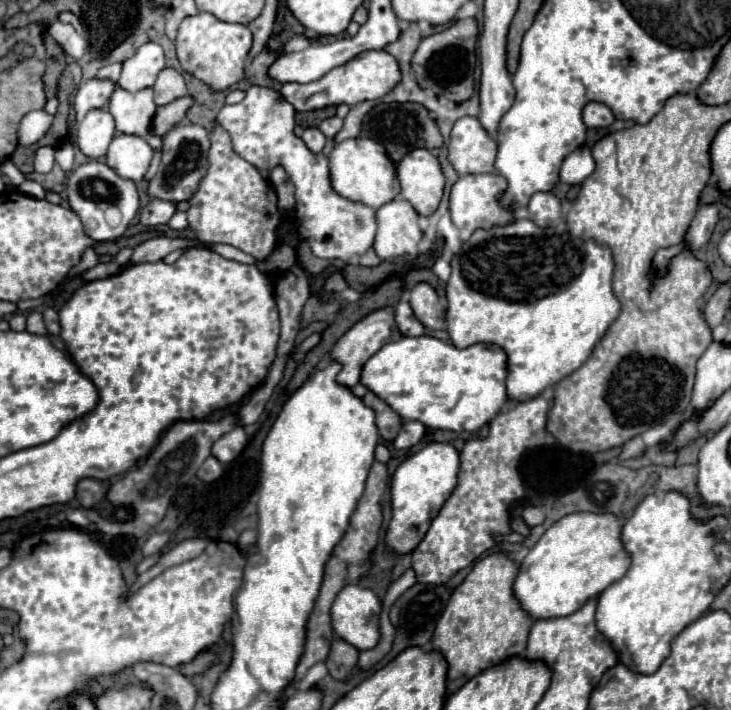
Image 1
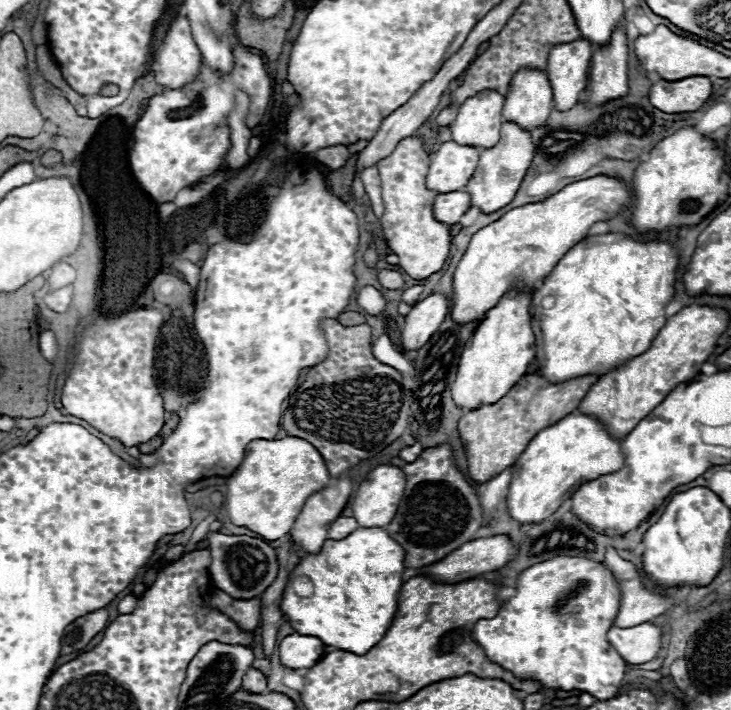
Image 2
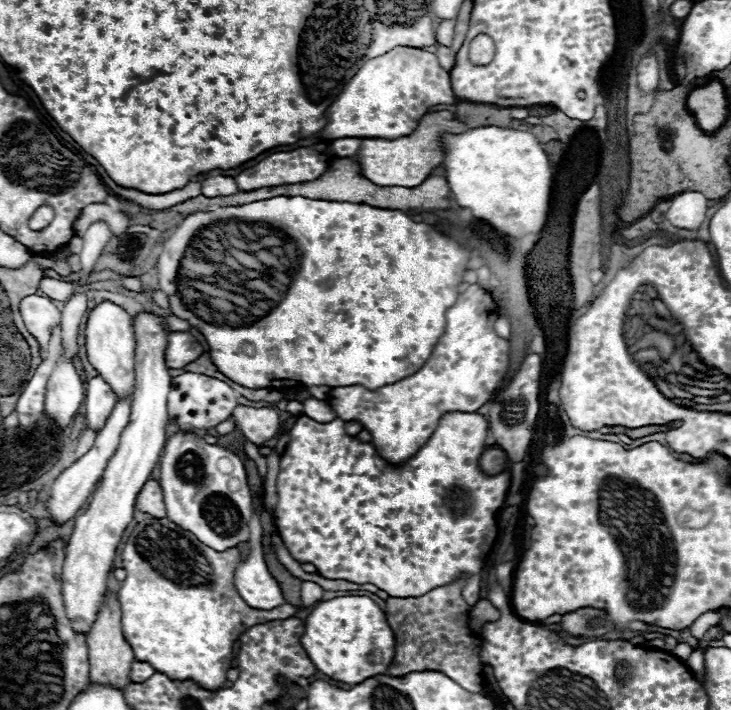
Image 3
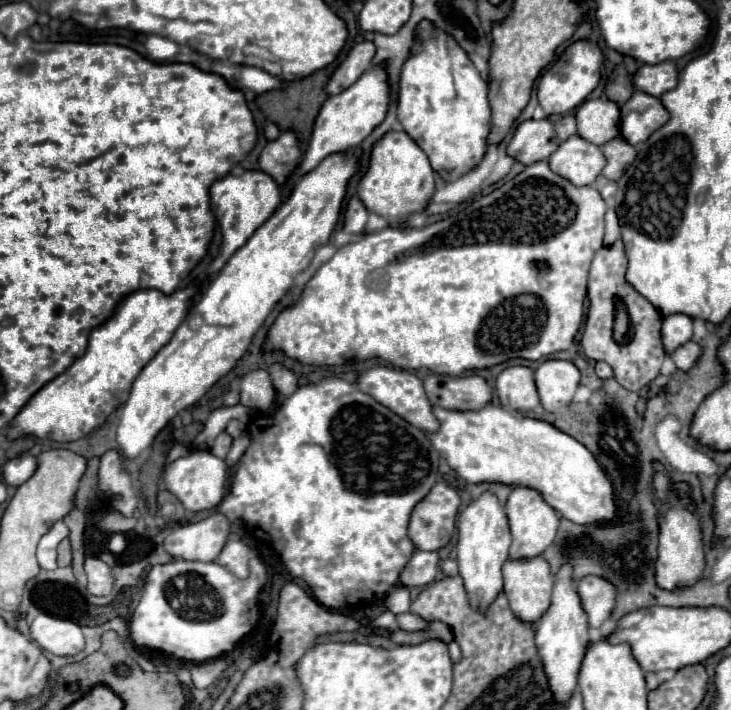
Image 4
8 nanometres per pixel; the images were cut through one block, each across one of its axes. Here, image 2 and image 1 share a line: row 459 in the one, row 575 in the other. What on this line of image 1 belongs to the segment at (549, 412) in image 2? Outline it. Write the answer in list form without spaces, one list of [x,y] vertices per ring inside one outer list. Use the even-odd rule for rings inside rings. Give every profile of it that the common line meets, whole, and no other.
[[[494,552],[476,562],[464,582],[452,592],[450,602],[436,624],[432,646],[440,650],[448,660],[448,694],[474,678],[482,670],[506,660],[514,654],[526,652],[526,640],[534,618],[518,604],[514,596],[514,580],[518,576],[518,564],[504,552]]]

